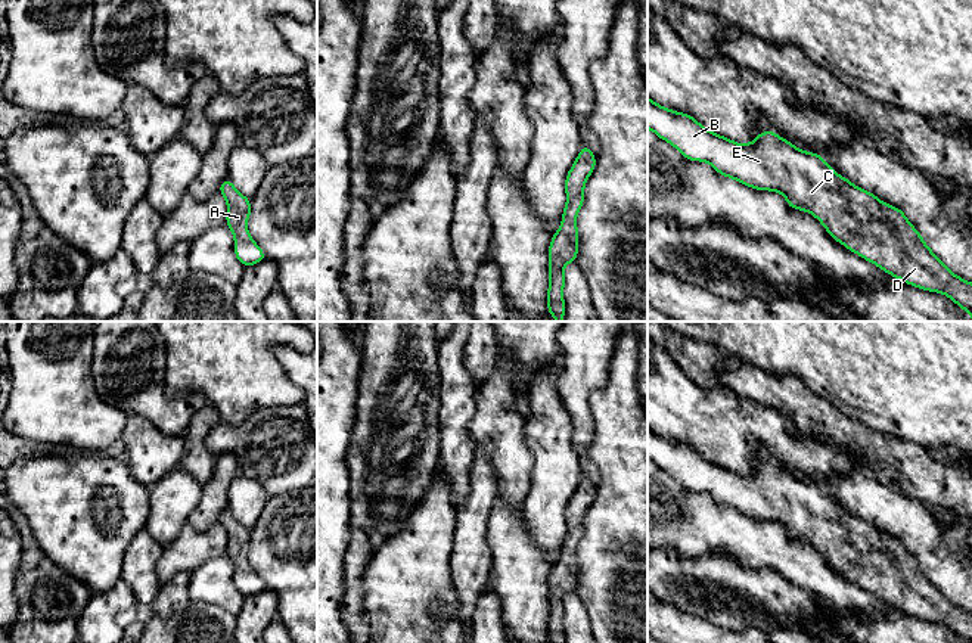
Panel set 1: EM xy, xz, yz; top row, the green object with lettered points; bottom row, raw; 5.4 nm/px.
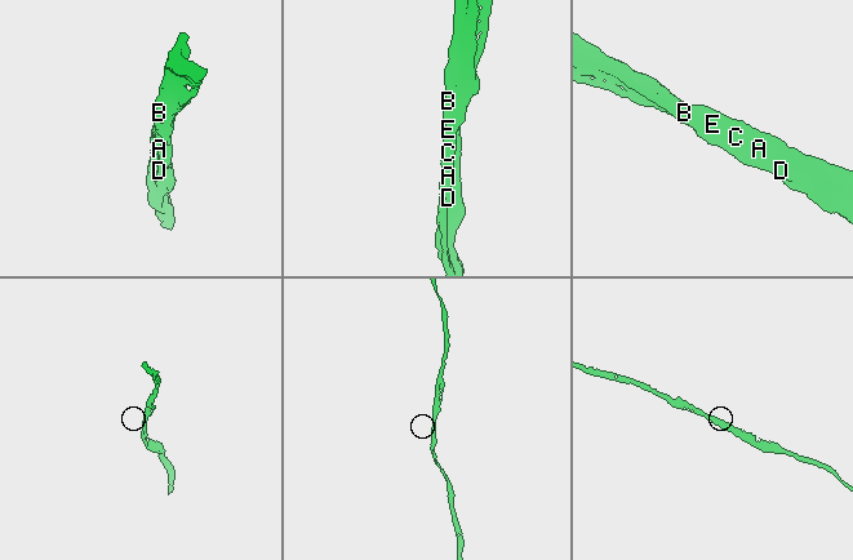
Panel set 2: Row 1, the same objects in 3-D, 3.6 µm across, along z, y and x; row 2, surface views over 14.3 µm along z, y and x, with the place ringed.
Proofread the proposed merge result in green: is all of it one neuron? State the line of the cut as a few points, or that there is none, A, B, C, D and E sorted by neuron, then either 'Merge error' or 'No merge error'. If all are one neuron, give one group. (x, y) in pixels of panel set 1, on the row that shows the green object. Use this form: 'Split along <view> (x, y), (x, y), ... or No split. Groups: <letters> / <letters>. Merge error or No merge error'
No split. Groups: A B C D E. No merge error

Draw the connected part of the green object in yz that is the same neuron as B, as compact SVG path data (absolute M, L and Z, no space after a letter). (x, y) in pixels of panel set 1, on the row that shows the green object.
M649 97L648 128L671 143L686 159L708 162L718 174L735 178L755 190L782 193L792 209L813 214L826 232L847 249L907 285L947 295L972 316L972 283L948 270L928 248L900 208L889 206L879 201L876 195L836 174L820 155L799 150L789 140L770 130L760 133L748 145L739 145L707 130L689 114L662 108Z

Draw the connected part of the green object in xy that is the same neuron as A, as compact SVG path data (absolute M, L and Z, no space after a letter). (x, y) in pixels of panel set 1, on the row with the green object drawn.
M224 178L218 190L229 206L226 224L235 234L235 255L245 267L265 260L264 251L252 240L246 230L251 215L251 199L245 198L229 178Z

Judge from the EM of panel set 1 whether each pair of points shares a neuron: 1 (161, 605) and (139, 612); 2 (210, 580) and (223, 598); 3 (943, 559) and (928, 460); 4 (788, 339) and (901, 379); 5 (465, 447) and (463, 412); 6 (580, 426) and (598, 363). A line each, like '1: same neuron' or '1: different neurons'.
1: same neuron
2: same neuron
3: different neurons
4: same neuron
5: same neuron
6: same neuron

